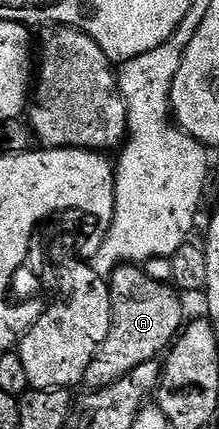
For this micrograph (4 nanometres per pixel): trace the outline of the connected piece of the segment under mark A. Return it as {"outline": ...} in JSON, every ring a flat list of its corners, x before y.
{"outline":[[139,264,120,265,108,281,112,322,106,343,86,367,83,384,89,390,109,389,122,375,134,367,147,365,157,359,175,342,186,324,181,294,171,284,163,285,144,274]]}

